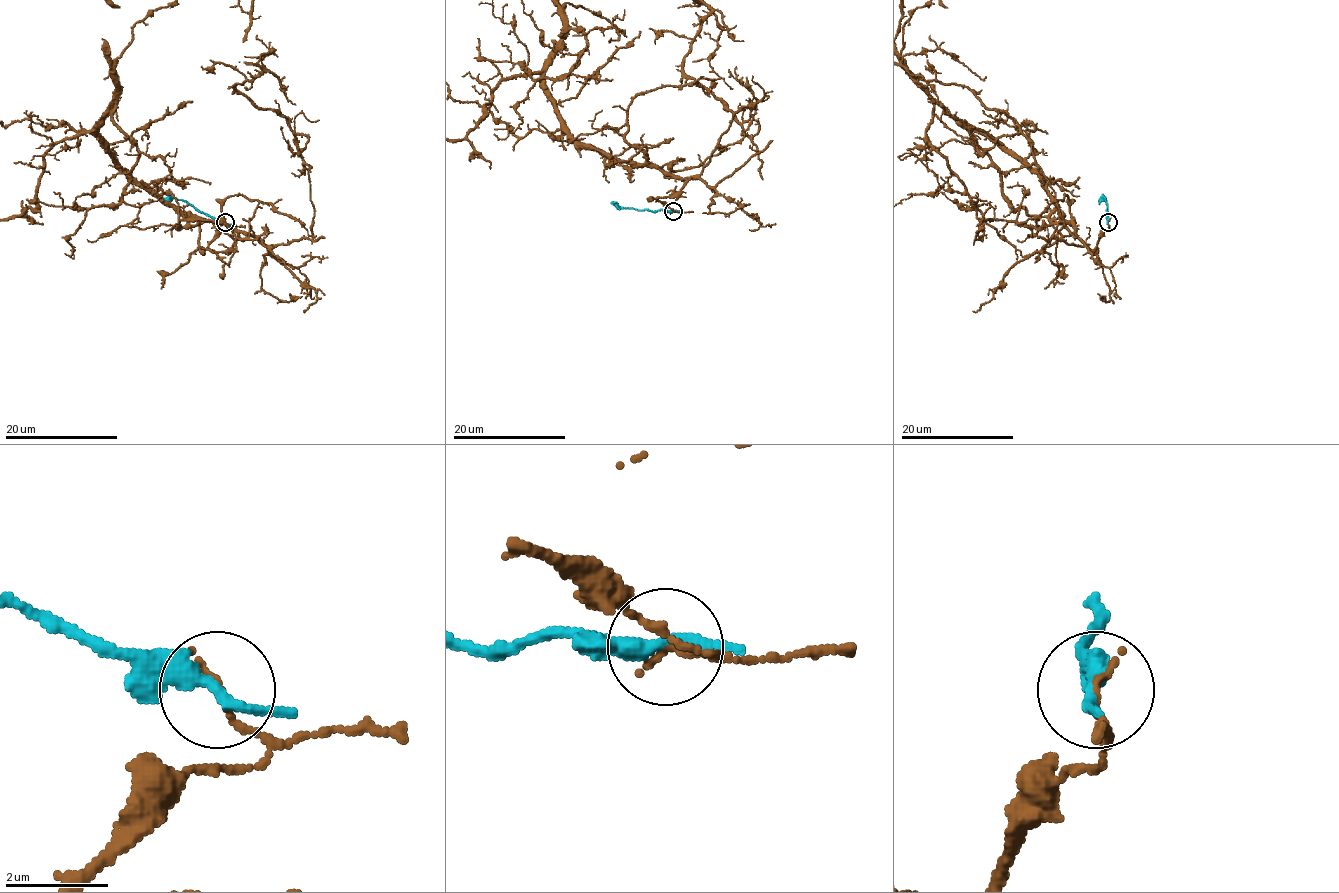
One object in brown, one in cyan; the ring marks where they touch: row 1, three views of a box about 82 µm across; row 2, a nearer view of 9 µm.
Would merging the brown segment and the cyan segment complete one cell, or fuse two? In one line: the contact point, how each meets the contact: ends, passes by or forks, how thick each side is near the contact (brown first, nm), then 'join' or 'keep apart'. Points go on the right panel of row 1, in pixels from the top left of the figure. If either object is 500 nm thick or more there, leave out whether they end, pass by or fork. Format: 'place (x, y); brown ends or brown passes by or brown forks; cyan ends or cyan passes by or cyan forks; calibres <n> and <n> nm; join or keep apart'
place (1108, 222); brown ends; cyan passes by; calibres 150 and 280 nm; keep apart

